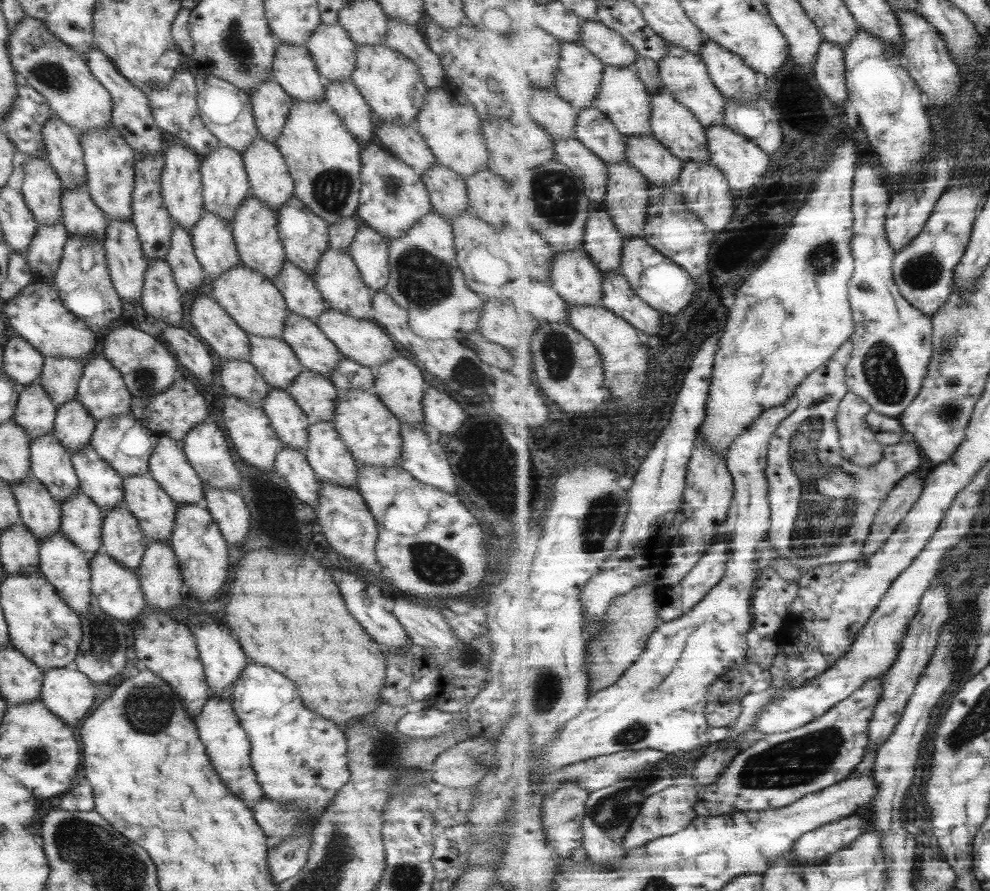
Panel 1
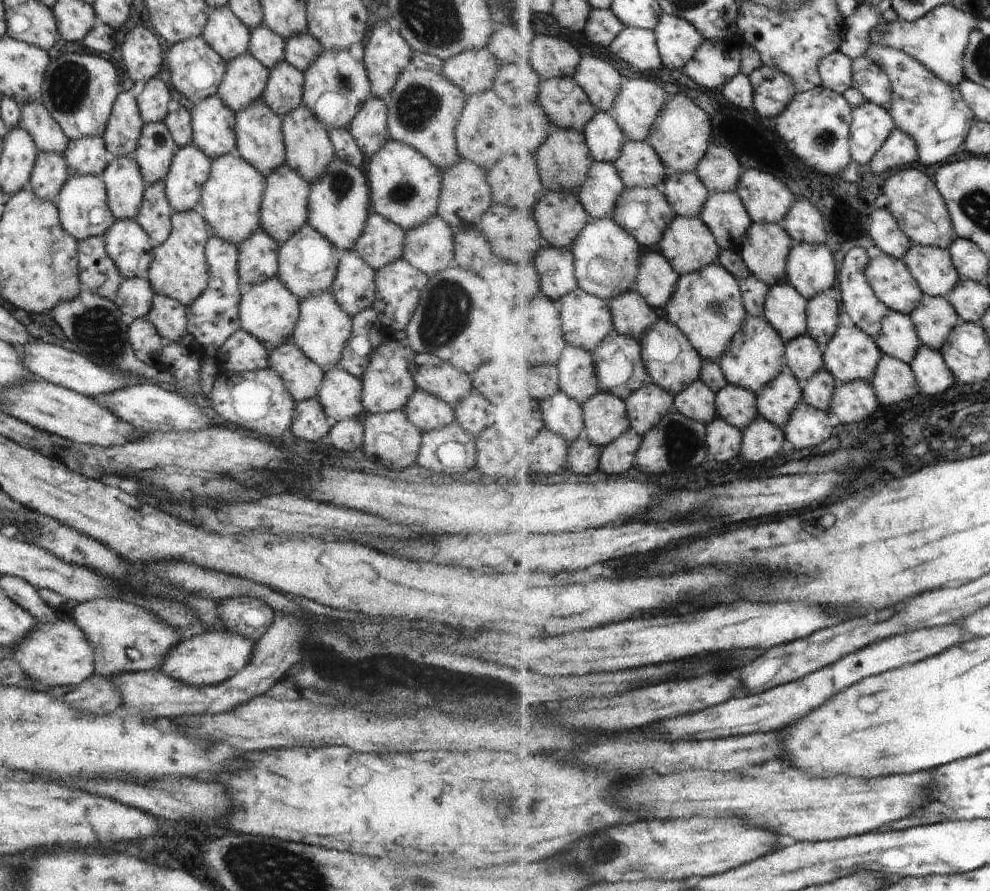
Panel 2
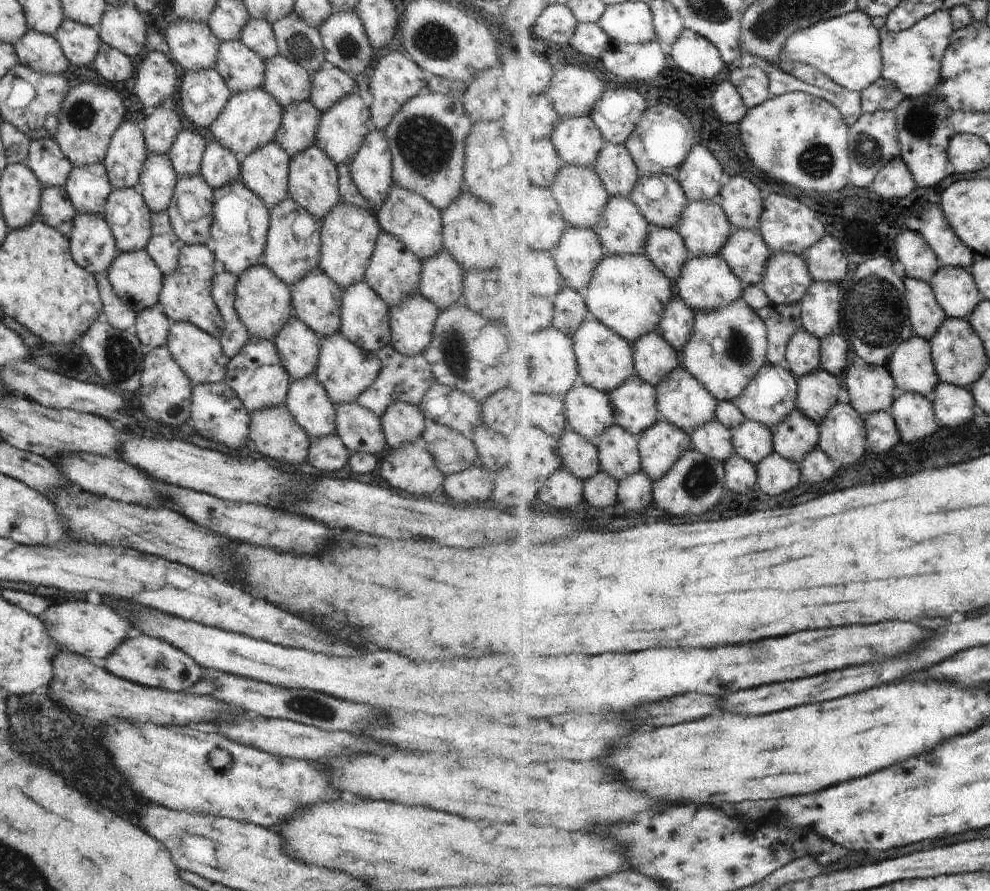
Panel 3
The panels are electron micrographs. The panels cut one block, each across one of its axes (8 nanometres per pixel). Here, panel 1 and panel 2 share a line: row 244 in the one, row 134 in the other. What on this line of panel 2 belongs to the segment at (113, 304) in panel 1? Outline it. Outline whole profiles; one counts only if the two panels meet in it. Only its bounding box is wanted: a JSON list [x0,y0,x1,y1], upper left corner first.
[41,53,123,140]

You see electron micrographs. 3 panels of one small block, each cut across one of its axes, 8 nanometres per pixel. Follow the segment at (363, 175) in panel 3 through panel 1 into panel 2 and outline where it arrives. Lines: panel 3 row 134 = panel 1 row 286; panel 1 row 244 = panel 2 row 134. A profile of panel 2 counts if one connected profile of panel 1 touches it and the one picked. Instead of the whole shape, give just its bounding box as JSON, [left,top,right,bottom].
[348,96,390,159]

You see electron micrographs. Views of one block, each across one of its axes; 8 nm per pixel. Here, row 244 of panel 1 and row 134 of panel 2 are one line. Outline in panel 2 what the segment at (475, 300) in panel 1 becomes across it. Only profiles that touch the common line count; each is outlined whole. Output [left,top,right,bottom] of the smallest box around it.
[382,66,465,172]

